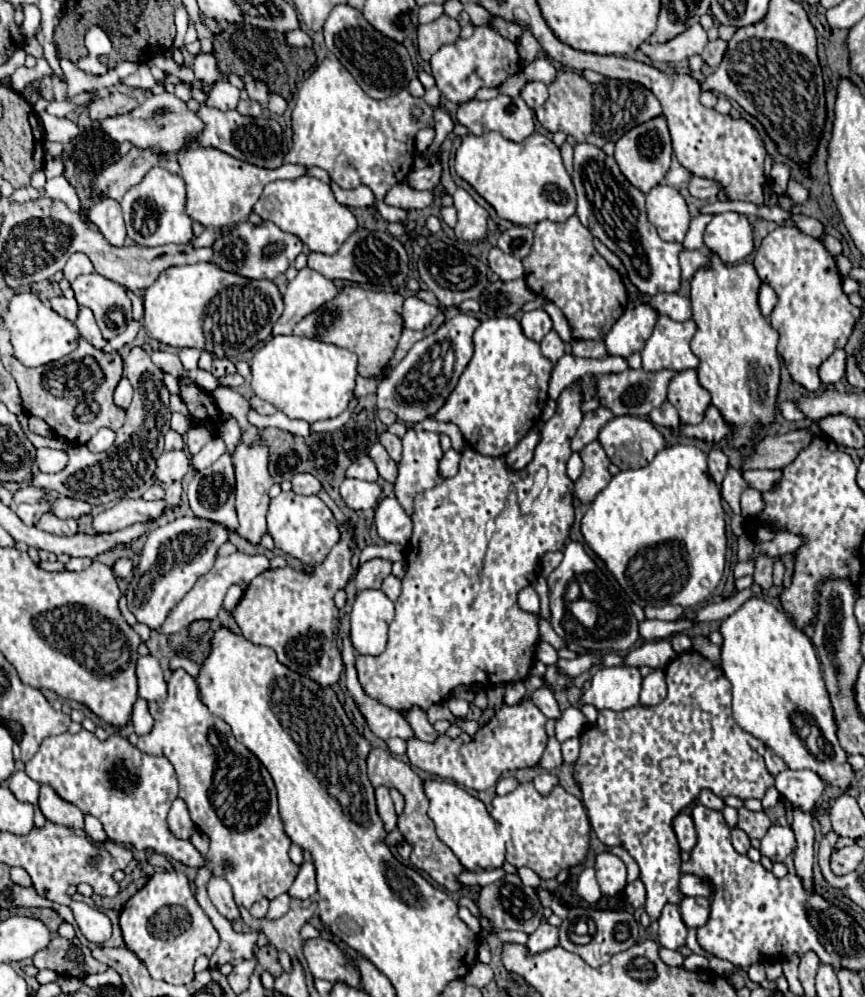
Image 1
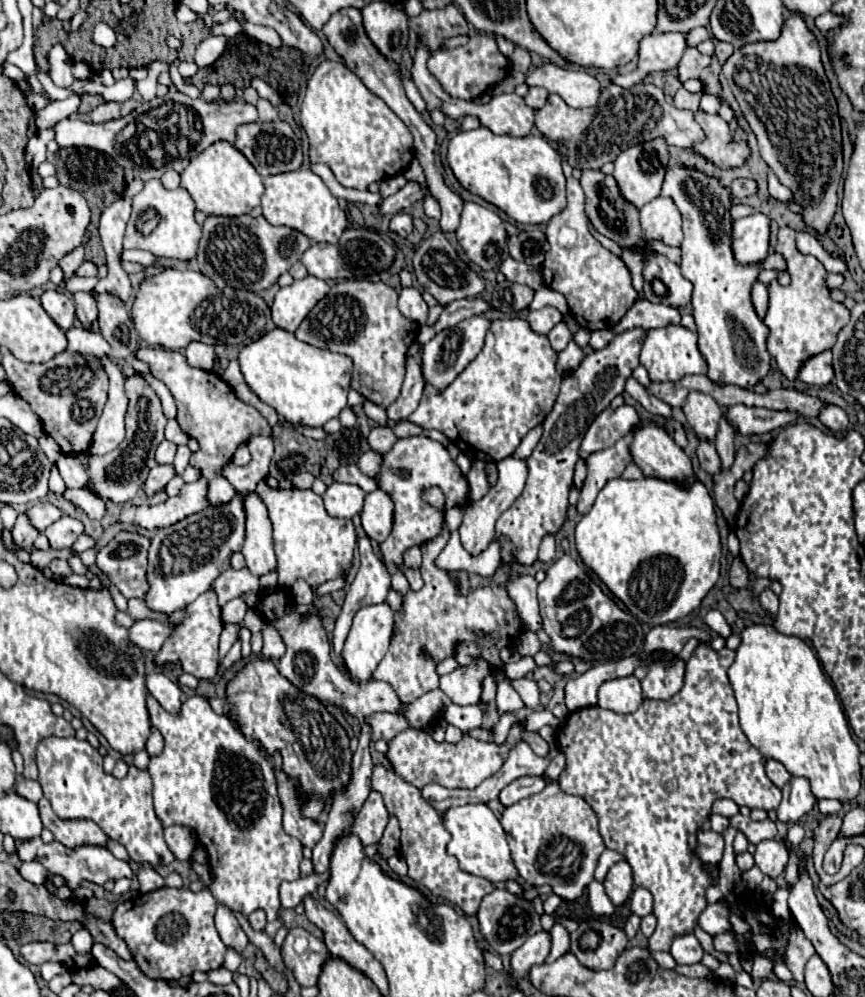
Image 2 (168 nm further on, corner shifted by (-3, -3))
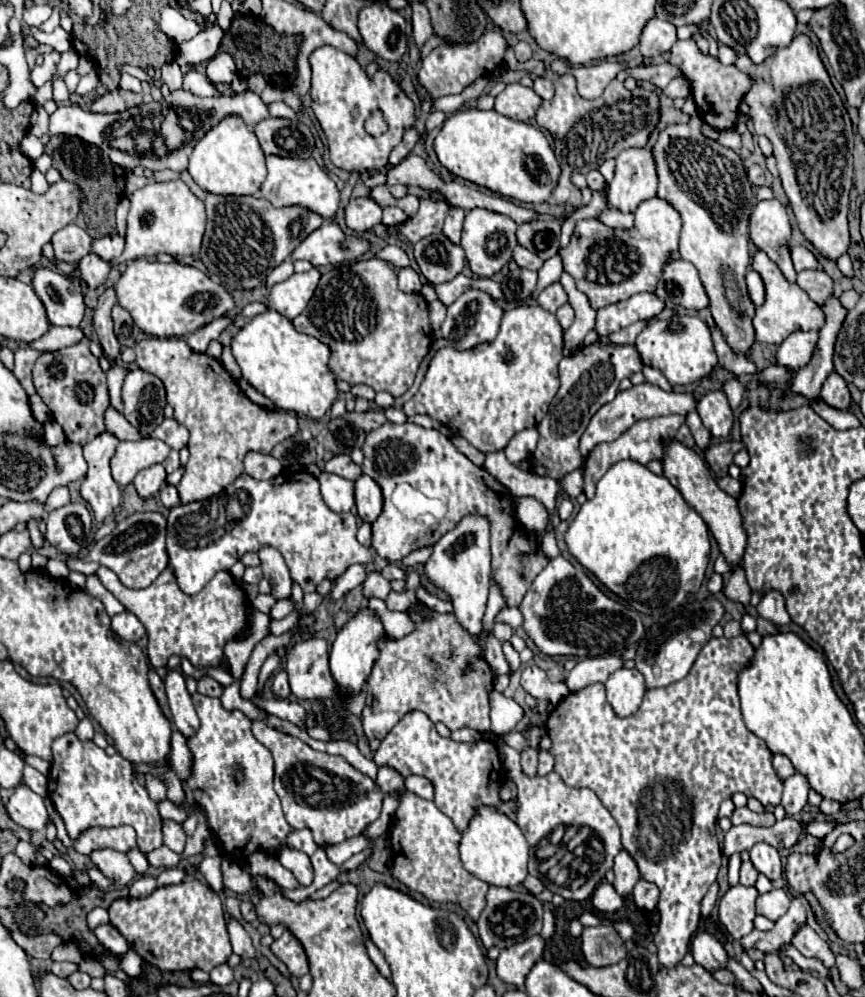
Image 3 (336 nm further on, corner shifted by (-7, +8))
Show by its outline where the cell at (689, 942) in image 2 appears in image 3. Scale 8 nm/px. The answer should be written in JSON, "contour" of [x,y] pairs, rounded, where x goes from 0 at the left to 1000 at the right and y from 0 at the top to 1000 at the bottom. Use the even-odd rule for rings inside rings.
{"contour":[[[817,935],[803,937],[803,941],[799,945],[799,957],[801,957],[803,965],[820,975],[831,973],[831,971],[840,971],[843,959],[840,959],[836,947]]]}

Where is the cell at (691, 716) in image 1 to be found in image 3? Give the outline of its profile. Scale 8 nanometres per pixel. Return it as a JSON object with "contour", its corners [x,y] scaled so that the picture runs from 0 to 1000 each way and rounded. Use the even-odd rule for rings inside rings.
{"contour":[[[864,638],[822,640],[808,654],[799,674],[787,684],[748,692],[743,706],[732,718],[711,718],[699,700],[699,688],[688,686],[655,696],[639,710],[632,722],[632,734],[637,740],[635,754],[642,760],[639,774],[644,774],[655,788],[683,790],[690,796],[716,826],[720,851],[729,857],[729,861],[734,861],[741,881],[760,887],[764,893],[760,907],[764,927],[757,937],[757,949],[762,965],[771,971],[780,971],[797,955],[799,941],[810,921],[810,903],[820,889],[829,883],[834,869],[834,853],[827,839],[831,806],[850,794],[871,798],[884,808],[898,808],[903,804],[905,784],[894,772],[894,756],[880,740],[861,730],[854,712],[852,680],[854,672],[868,664],[871,654],[873,650]],[[762,780],[769,782],[766,792],[757,794],[757,784]],[[794,810],[799,812],[799,820],[790,820]]]}

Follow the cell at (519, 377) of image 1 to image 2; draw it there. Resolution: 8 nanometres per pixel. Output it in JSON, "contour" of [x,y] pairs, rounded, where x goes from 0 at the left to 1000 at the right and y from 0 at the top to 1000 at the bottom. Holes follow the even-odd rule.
{"contour":[[[577,320],[570,322],[561,346],[556,354],[535,370],[535,374],[510,394],[505,394],[501,388],[491,388],[484,408],[473,416],[475,424],[487,426],[489,430],[505,430],[514,434],[538,456],[545,460],[556,462],[579,462],[584,458],[591,458],[595,450],[600,448],[602,440],[639,410],[639,404],[646,394],[649,376],[642,370],[644,366],[644,354],[637,350],[635,340],[630,336],[618,334],[607,320]]]}

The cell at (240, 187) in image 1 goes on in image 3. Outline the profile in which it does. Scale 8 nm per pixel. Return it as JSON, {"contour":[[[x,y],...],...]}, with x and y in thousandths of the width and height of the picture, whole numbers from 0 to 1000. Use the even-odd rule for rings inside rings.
{"contour":[[[267,114],[258,118],[251,126],[246,126],[223,148],[218,156],[216,166],[221,179],[239,193],[246,195],[269,195],[269,197],[283,197],[295,195],[299,187],[306,181],[306,156],[299,146],[299,140],[295,132],[276,118],[274,114]]]}

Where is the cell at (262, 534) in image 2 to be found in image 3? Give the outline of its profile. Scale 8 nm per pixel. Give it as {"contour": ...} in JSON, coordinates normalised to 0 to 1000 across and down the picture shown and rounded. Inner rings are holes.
{"contour":[[[306,548],[299,552],[299,560],[302,560],[302,572],[304,572],[304,578],[313,584],[313,598],[318,602],[332,602],[336,600],[336,578],[334,578],[334,572],[332,572],[332,566],[327,562],[327,558],[313,550],[313,548]]]}

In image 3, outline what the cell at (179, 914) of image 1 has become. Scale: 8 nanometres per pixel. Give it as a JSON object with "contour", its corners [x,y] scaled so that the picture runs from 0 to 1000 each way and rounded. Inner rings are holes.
{"contour":[[[225,881],[205,889],[186,889],[168,901],[133,903],[126,909],[126,925],[168,965],[184,973],[232,971],[242,975],[267,959],[258,905],[242,889]]]}

